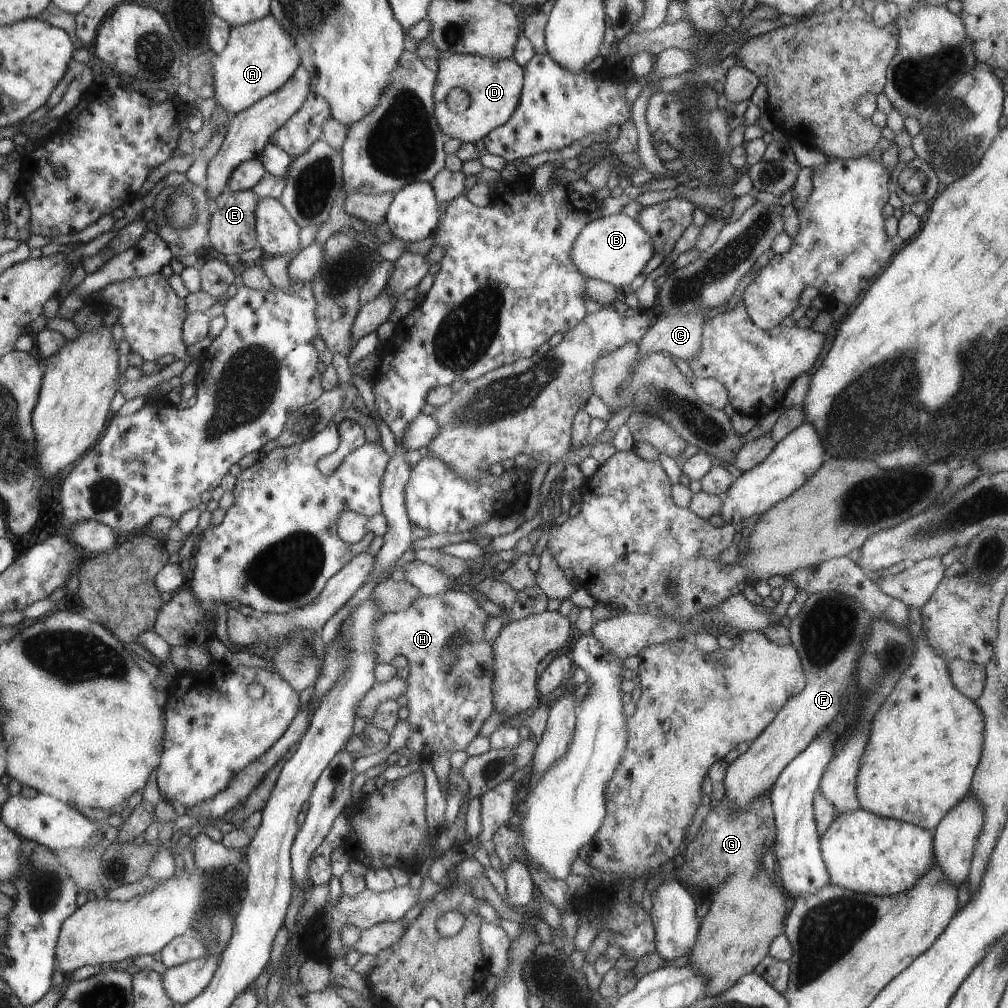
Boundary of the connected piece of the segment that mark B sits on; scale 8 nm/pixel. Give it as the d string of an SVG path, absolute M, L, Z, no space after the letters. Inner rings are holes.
M623 213L604 215L582 230L571 250L573 263L589 279L599 279L626 288L639 276L655 255L653 238L636 220Z

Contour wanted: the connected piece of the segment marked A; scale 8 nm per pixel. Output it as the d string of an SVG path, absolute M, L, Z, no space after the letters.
M272 13L258 21L232 25L229 37L226 49L212 60L214 98L234 116L283 87L301 66L301 52L293 36Z

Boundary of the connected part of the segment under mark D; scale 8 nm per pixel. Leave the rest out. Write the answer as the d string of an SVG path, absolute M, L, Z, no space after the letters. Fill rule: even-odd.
M453 55L448 58L439 58L438 81L434 90L434 101L437 102L437 120L441 125L442 133L449 138L458 139L462 143L474 143L485 139L491 131L509 123L513 113L517 111L521 103L521 93L525 87L524 69L511 57L510 59L496 59L479 55ZM460 87L469 93L471 97L470 107L465 111L454 114L446 104L446 98L450 90Z

